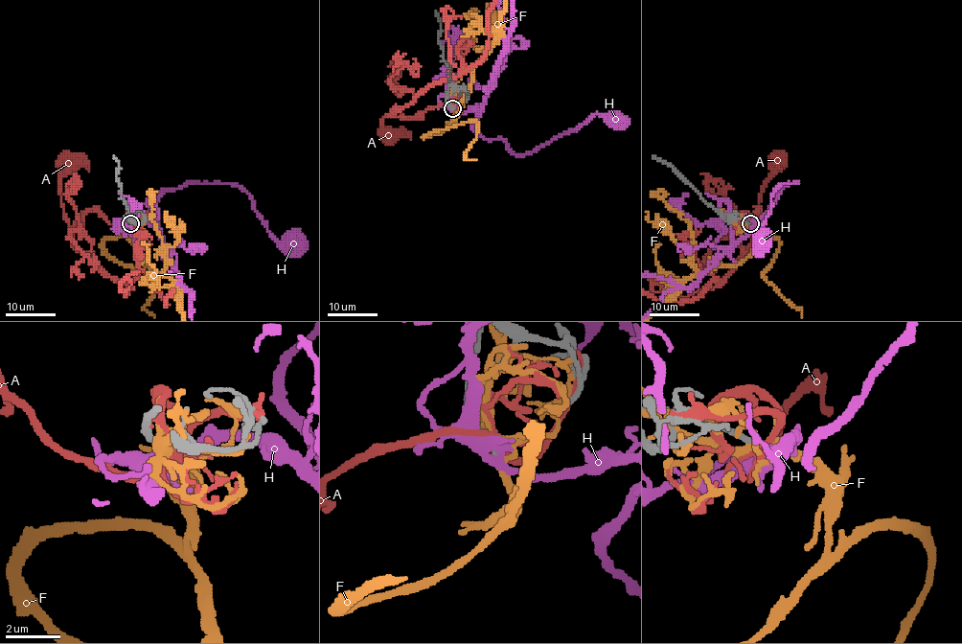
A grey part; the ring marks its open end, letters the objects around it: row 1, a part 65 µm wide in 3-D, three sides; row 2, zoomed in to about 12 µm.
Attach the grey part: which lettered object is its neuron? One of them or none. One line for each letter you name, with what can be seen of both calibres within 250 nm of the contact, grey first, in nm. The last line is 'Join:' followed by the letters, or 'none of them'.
H: 200/280 nm
Join: H

